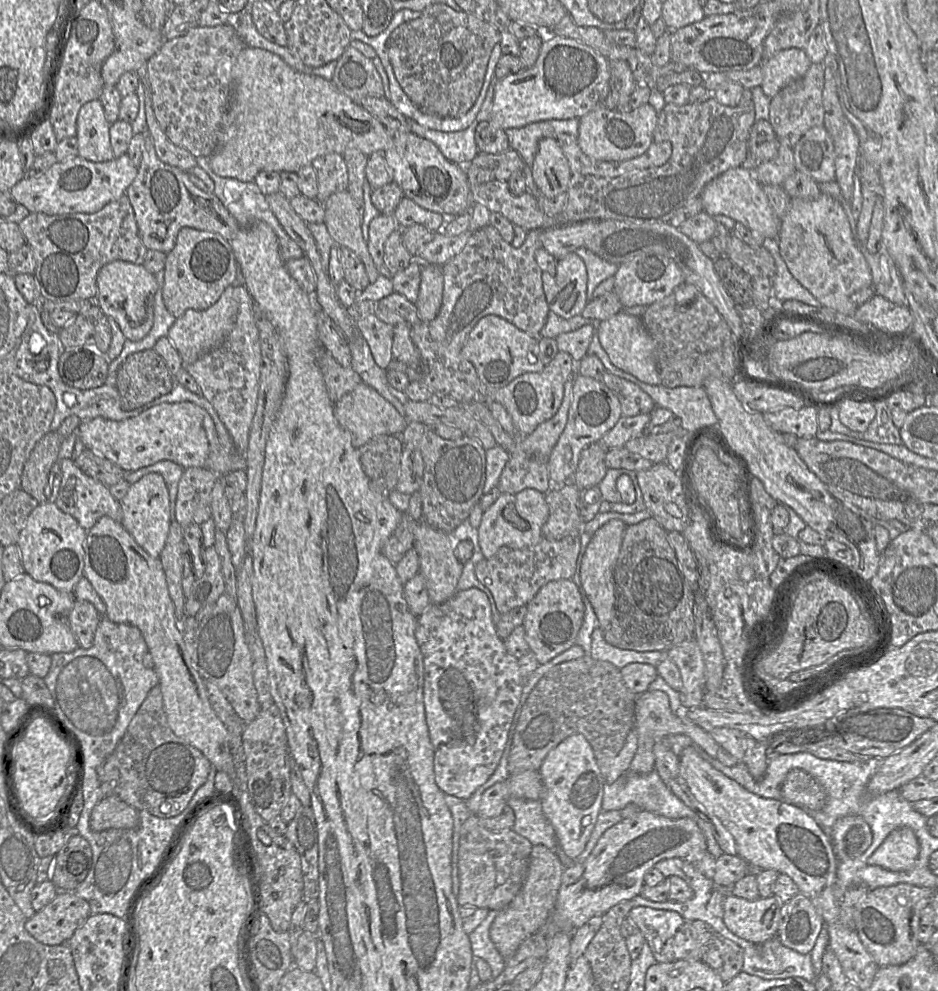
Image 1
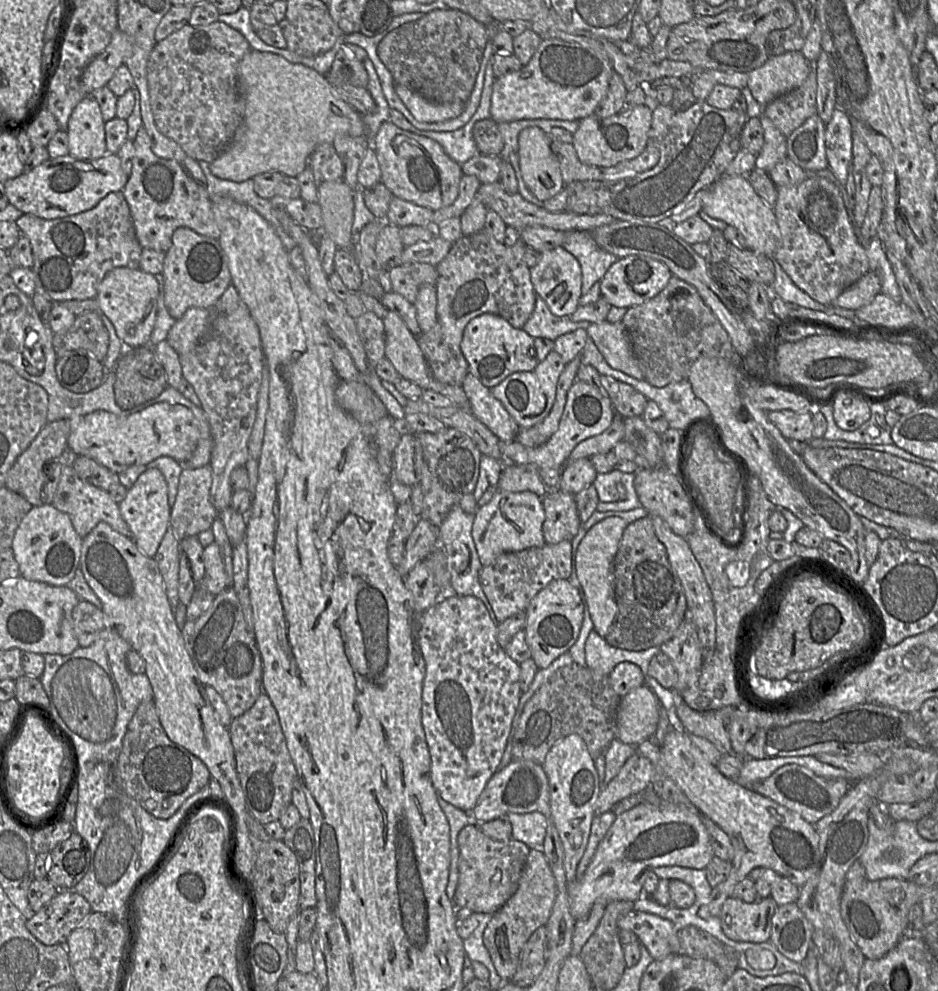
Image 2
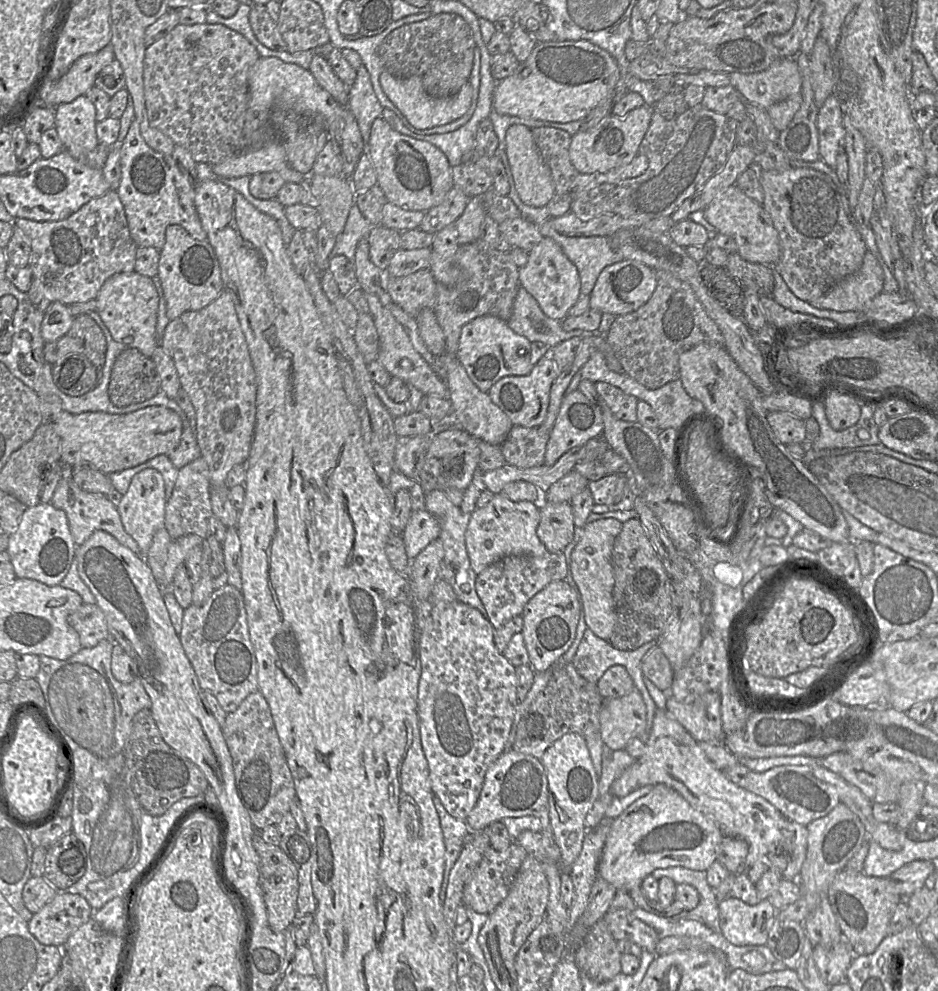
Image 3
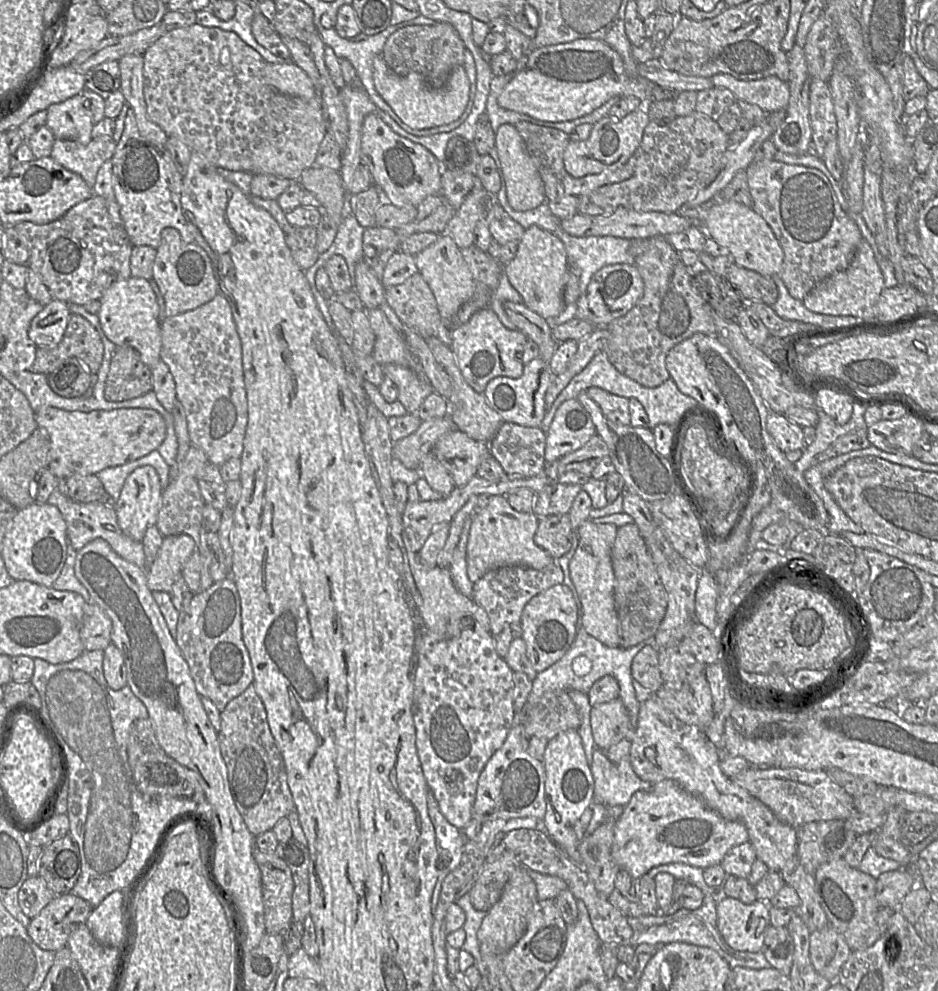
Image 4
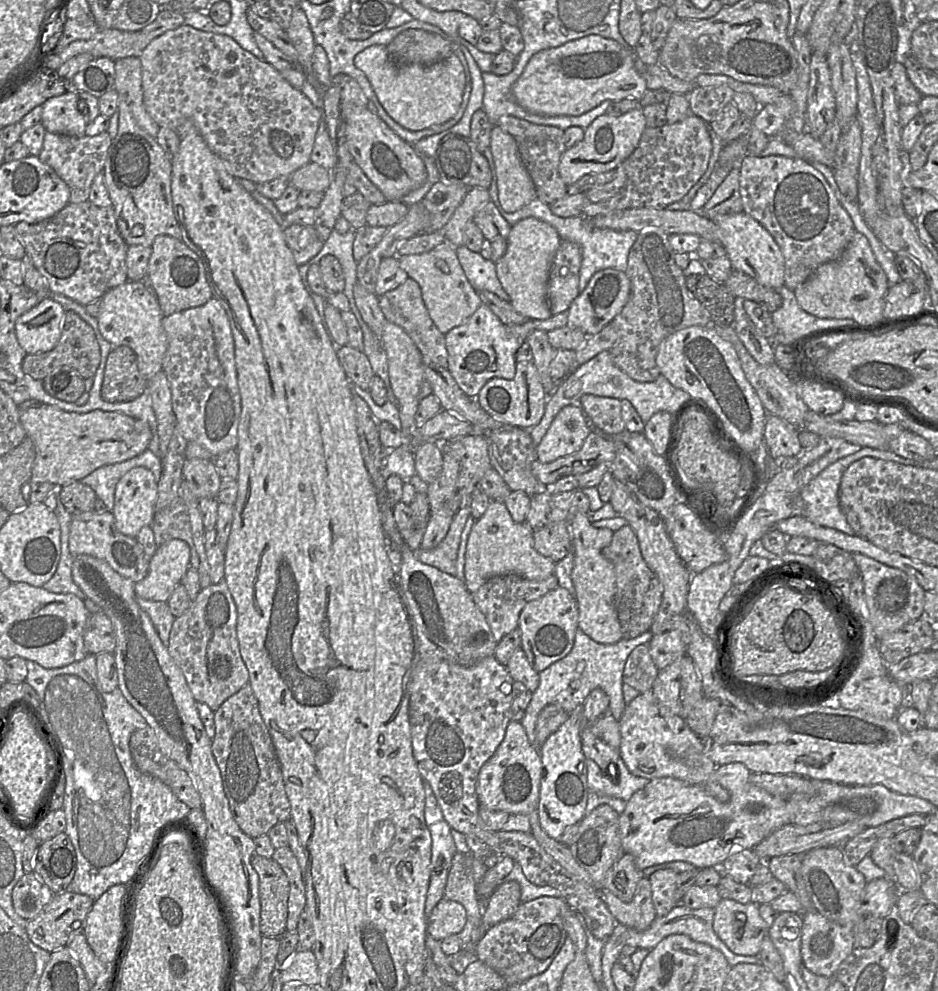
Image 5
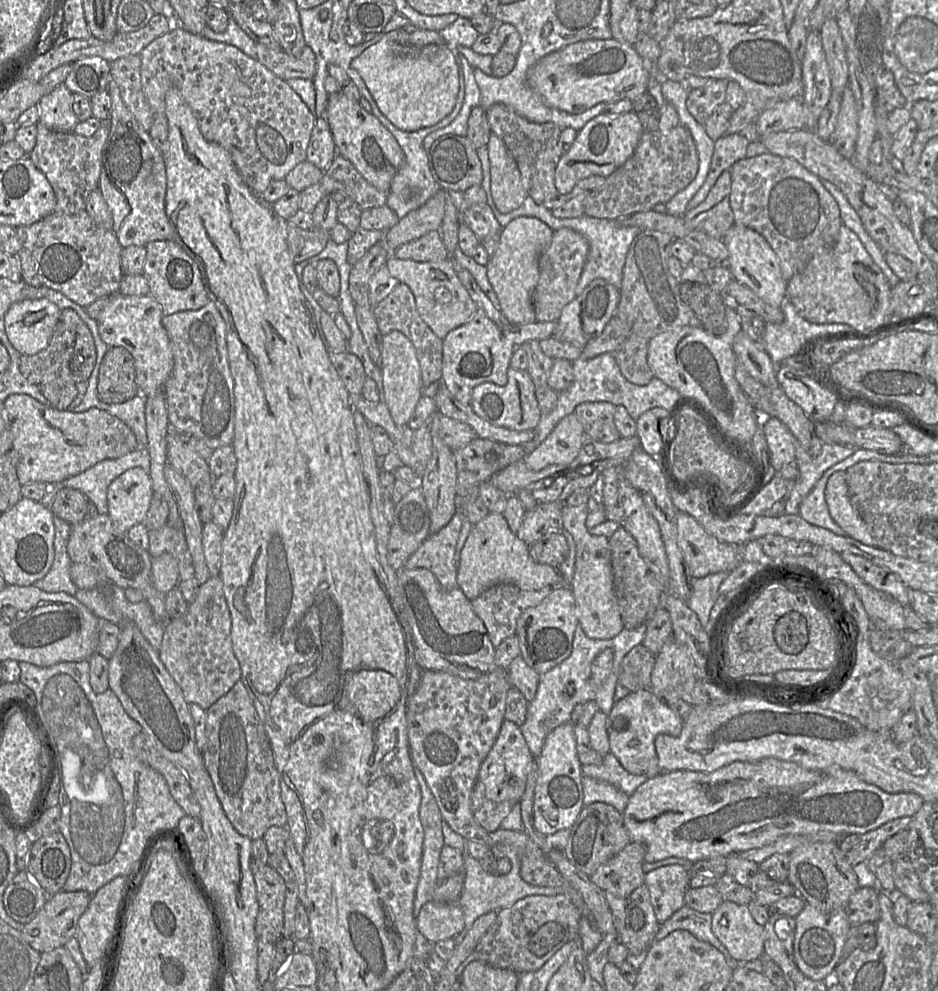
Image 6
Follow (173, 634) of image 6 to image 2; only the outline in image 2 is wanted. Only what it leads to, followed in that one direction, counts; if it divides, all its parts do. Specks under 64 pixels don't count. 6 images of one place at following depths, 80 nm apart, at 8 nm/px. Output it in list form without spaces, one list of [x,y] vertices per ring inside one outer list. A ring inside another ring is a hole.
[[[232,587],[214,597],[211,606],[197,619],[187,620],[181,630],[186,650],[204,685],[212,686],[224,699],[233,718],[249,710],[262,693],[262,662],[256,640],[247,628],[242,606]]]

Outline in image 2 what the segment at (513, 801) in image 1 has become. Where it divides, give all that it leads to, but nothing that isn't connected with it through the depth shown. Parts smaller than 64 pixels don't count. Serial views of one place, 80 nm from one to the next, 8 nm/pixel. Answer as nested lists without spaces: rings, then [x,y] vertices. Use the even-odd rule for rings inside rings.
[[[538,812],[509,813],[511,838],[525,843],[530,849],[541,849],[546,835],[546,817]]]

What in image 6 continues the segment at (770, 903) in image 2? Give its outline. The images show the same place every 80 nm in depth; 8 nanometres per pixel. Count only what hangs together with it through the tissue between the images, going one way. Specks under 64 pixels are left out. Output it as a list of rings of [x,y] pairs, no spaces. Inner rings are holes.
[[[722,901],[712,913],[711,929],[736,960],[752,961],[764,953],[764,927],[753,919],[748,905]]]

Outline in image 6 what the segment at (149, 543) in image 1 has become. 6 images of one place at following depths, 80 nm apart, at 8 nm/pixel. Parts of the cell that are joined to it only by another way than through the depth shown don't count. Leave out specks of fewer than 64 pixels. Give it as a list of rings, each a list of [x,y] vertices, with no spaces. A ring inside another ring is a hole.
[[[140,467],[128,469],[112,481],[107,490],[108,515],[113,527],[125,533],[134,525],[143,523],[153,498],[150,476]]]

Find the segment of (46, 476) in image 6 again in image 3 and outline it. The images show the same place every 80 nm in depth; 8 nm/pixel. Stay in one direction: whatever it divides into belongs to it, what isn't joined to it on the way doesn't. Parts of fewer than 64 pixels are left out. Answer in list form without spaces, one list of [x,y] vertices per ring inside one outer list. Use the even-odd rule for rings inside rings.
[[[148,406],[130,413],[125,414],[109,414],[101,411],[96,412],[84,412],[81,414],[72,414],[69,412],[59,412],[56,415],[53,415],[51,419],[46,421],[52,421],[57,427],[57,433],[61,440],[61,457],[60,463],[64,466],[75,466],[88,464],[89,466],[109,475],[114,472],[122,471],[137,465],[140,465],[157,455],[169,455],[180,443],[182,432],[183,432],[183,420],[179,414],[175,411],[162,407],[162,406]]]

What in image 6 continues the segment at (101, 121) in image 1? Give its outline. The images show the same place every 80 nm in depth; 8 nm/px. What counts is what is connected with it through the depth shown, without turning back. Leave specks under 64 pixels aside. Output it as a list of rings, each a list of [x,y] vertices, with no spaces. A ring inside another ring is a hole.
[[[60,84],[38,102],[39,122],[47,128],[60,132],[74,132],[80,122],[73,111],[72,92]]]

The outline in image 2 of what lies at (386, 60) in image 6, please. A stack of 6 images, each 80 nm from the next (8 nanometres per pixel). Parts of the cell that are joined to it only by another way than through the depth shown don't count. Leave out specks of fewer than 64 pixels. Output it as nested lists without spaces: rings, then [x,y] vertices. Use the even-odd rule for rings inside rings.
[[[395,83],[395,91],[412,115],[421,122],[435,123],[460,116],[466,104],[437,104]]]

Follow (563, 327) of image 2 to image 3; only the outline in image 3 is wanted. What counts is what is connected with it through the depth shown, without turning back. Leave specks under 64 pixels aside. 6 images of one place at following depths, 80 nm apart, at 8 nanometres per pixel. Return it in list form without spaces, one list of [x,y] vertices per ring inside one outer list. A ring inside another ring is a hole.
[[[521,287],[507,324],[514,332],[525,336],[530,342],[540,341],[550,348],[572,337],[586,335],[583,330],[565,331],[562,328],[562,321],[546,316],[537,300]]]

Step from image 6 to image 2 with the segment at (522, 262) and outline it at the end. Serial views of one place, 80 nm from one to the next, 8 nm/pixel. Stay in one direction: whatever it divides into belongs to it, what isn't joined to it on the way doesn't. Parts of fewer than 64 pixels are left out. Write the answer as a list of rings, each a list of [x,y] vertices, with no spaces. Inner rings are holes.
[[[563,247],[540,252],[539,261],[530,269],[530,275],[536,295],[545,301],[554,315],[571,316],[577,310],[582,296],[582,270],[570,252]]]

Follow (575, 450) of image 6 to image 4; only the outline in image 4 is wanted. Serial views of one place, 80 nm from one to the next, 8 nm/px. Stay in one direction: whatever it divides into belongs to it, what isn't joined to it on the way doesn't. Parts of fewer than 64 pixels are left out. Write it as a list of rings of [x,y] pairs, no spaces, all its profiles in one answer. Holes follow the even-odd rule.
[[[578,399],[564,401],[558,407],[546,433],[546,463],[553,463],[580,449],[595,434],[597,433],[591,416]]]

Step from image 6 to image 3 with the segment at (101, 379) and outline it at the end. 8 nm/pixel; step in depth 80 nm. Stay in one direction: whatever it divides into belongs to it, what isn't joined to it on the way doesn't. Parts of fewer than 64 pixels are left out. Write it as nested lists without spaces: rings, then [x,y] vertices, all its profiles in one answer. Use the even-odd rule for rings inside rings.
[[[124,348],[112,366],[108,395],[116,406],[129,406],[151,399],[160,392],[161,378],[152,357],[147,357],[136,348]]]

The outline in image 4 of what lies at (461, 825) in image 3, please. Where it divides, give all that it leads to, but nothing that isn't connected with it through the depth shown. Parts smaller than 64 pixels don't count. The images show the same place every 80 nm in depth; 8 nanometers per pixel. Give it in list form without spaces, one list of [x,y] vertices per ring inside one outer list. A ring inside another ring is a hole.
[[[431,790],[428,791],[427,795],[427,806],[429,817],[435,830],[439,856],[449,856],[450,858],[449,865],[439,870],[437,883],[431,897],[431,907],[432,911],[434,911],[440,898],[443,881],[459,864],[466,838],[463,835],[463,831],[450,824],[441,813],[438,801],[435,799],[434,793]]]

